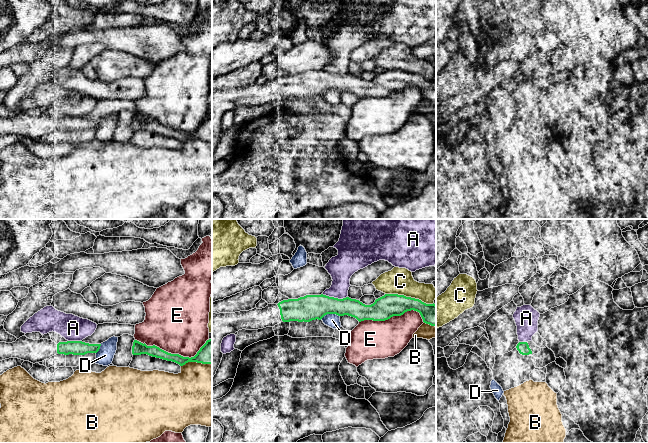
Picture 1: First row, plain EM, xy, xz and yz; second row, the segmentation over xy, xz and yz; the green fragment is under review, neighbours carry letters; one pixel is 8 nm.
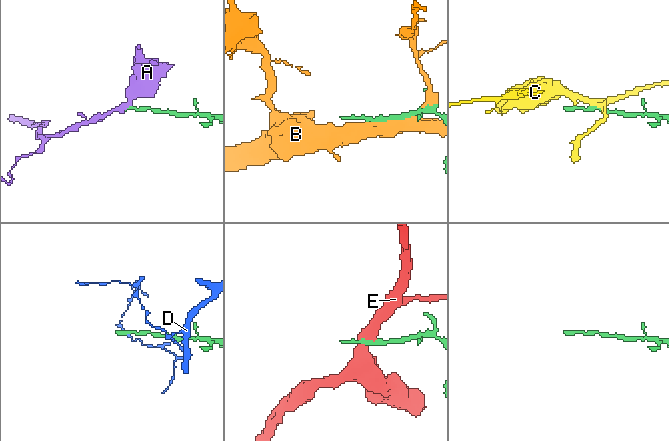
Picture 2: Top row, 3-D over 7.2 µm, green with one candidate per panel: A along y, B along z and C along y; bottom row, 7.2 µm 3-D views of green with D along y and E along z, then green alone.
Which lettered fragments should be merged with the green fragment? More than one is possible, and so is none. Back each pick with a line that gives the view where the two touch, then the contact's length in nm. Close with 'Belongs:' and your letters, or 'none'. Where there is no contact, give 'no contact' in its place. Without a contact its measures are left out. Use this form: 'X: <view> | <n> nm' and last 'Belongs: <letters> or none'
Belongs: none

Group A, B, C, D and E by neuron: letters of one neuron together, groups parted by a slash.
A / B / C / D / E

